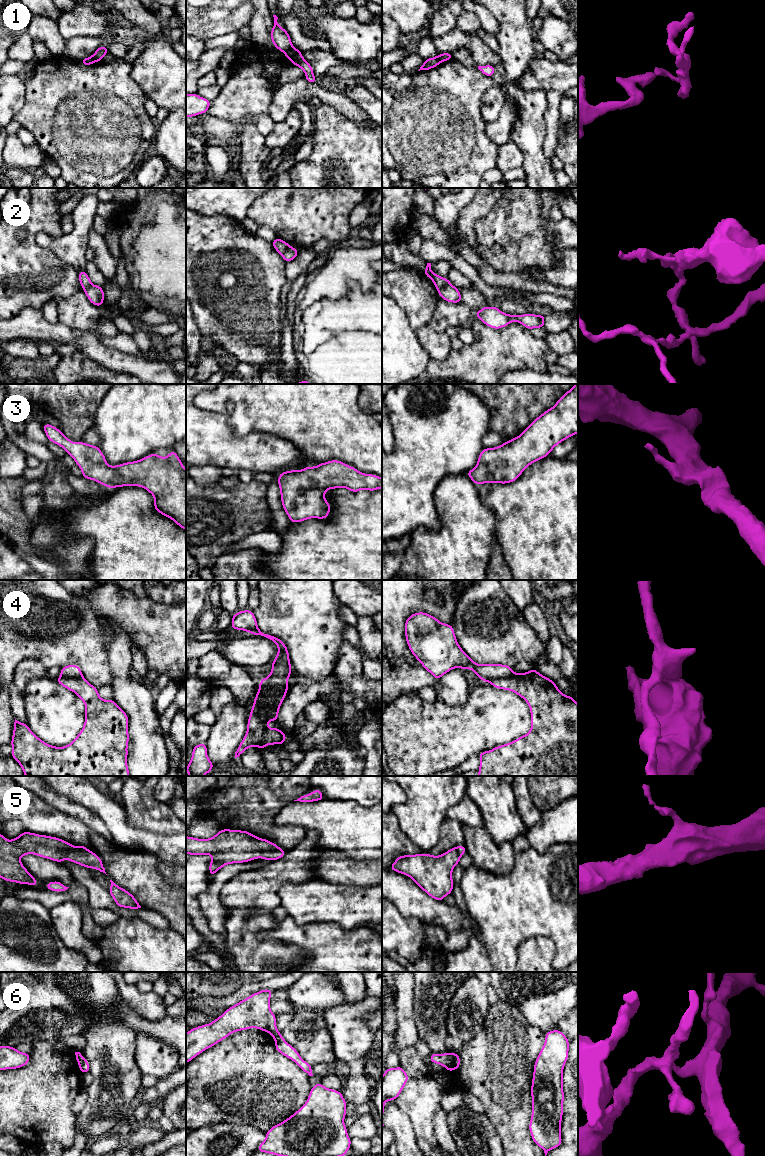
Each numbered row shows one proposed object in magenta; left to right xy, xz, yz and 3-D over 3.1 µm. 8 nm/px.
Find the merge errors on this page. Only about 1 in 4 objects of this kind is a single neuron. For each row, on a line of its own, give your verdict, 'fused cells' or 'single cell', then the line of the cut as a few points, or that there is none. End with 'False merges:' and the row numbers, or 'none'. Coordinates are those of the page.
1: fused cells; cut xz (293, 47), (284, 52)
2: fused cells; cut yz (450, 283), (438, 291)
3: single cell; cut none
4: fused cells; cut xz (285, 691), (279, 692), (273, 698), (263, 697), (258, 692)
5: single cell; cut none
6: fused cells; cut yz (451, 1054), (451, 1059), (445, 1066)
False merges: 1, 2, 4, 6

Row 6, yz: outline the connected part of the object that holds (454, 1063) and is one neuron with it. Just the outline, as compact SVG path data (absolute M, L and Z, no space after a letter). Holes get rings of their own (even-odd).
M457 1052L451 1054L451 1060L446 1066L448 1072L454 1071L460 1067L460 1057Z

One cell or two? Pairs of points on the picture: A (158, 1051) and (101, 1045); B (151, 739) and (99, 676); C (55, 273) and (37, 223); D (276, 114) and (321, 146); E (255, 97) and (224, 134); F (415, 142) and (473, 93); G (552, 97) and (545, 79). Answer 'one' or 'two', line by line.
A: two
B: two
C: one
D: two
E: two
F: one
G: two

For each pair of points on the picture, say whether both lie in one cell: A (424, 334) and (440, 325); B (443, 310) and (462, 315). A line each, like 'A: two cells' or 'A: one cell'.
A: two cells
B: one cell

